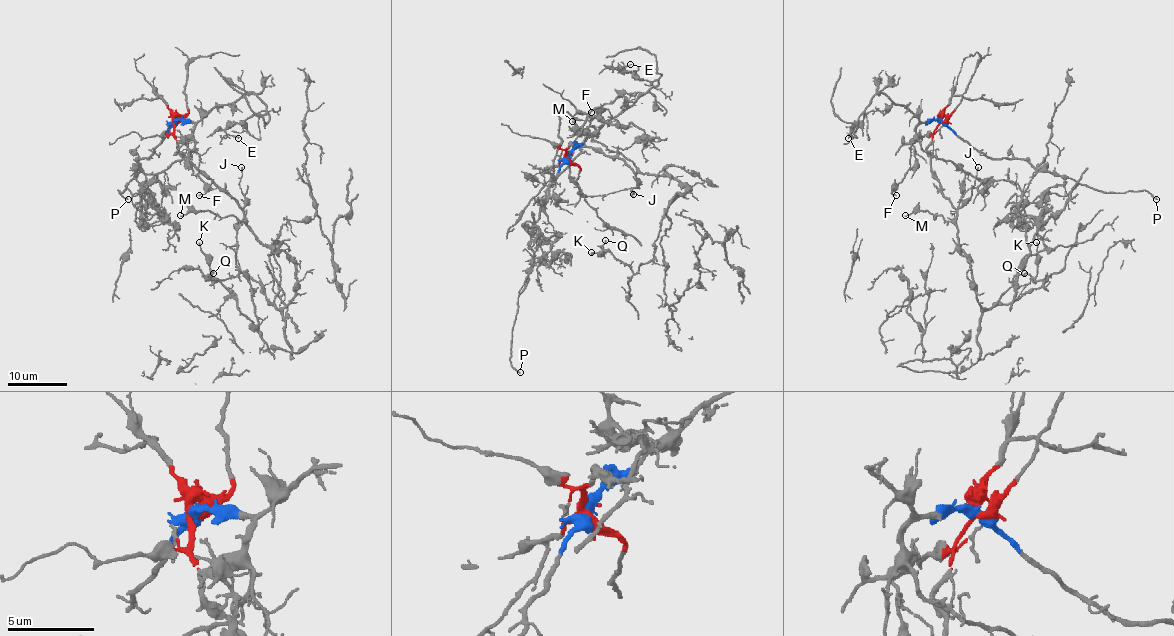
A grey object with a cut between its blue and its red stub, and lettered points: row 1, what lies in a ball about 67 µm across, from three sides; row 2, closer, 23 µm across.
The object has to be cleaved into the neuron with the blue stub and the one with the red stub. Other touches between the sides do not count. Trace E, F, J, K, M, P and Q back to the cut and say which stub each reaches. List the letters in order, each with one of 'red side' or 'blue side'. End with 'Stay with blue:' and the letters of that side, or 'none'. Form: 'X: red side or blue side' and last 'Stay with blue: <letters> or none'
E: blue side
F: blue side
J: red side
K: red side
M: red side
P: blue side
Q: red side
Stay with blue: E, F, P

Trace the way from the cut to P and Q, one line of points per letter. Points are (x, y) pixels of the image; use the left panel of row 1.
P: (176, 122), (155, 150), (138, 161), (141, 170), (122, 192), (118, 190), (128, 199)
Q: (176, 122), (180, 152), (286, 255), (297, 283), (277, 308), (244, 273), (213, 273)

